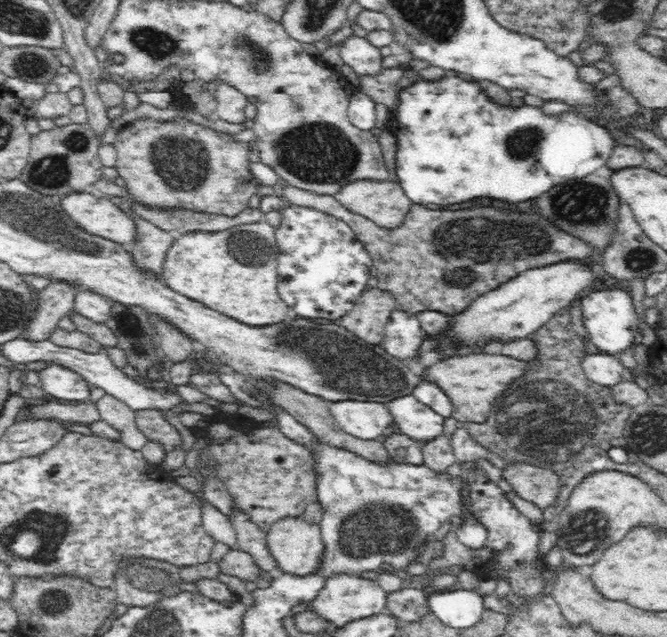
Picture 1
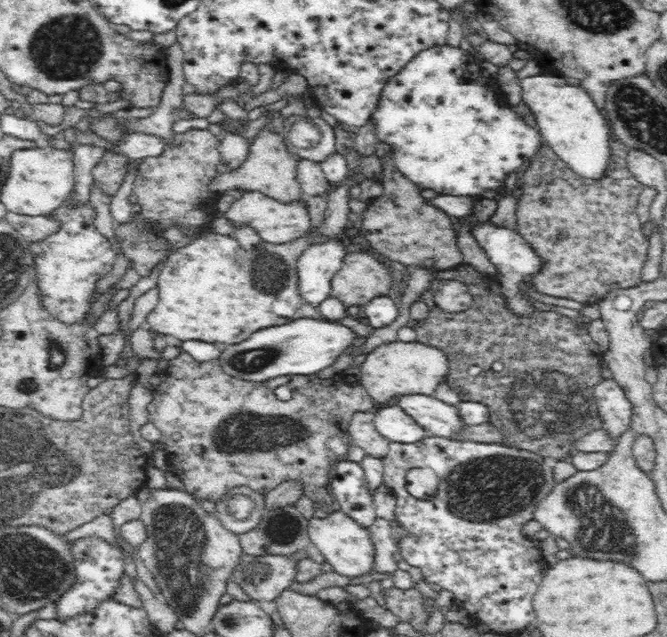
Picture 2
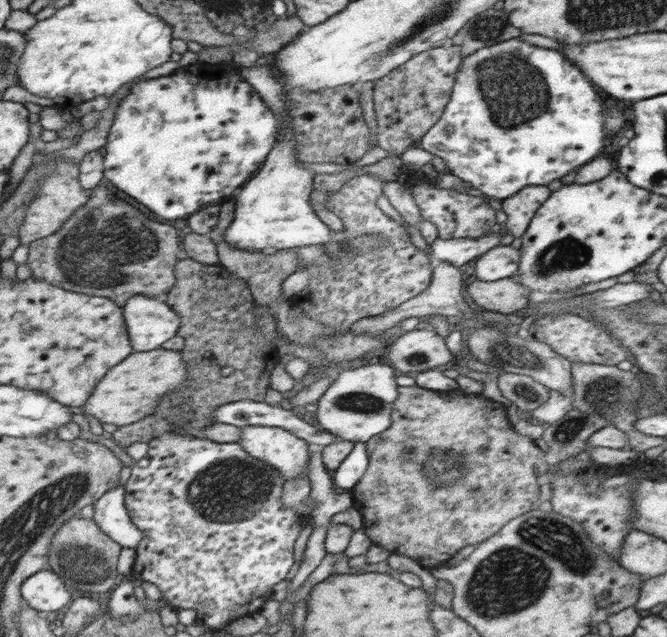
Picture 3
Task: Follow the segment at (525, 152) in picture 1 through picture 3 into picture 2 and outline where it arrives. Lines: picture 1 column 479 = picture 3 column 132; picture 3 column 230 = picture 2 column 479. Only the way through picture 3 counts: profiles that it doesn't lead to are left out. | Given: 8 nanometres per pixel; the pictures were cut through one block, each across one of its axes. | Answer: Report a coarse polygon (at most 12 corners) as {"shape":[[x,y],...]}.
{"shape":[[419,52],[371,115],[407,179],[498,190],[546,144],[480,61]]}

